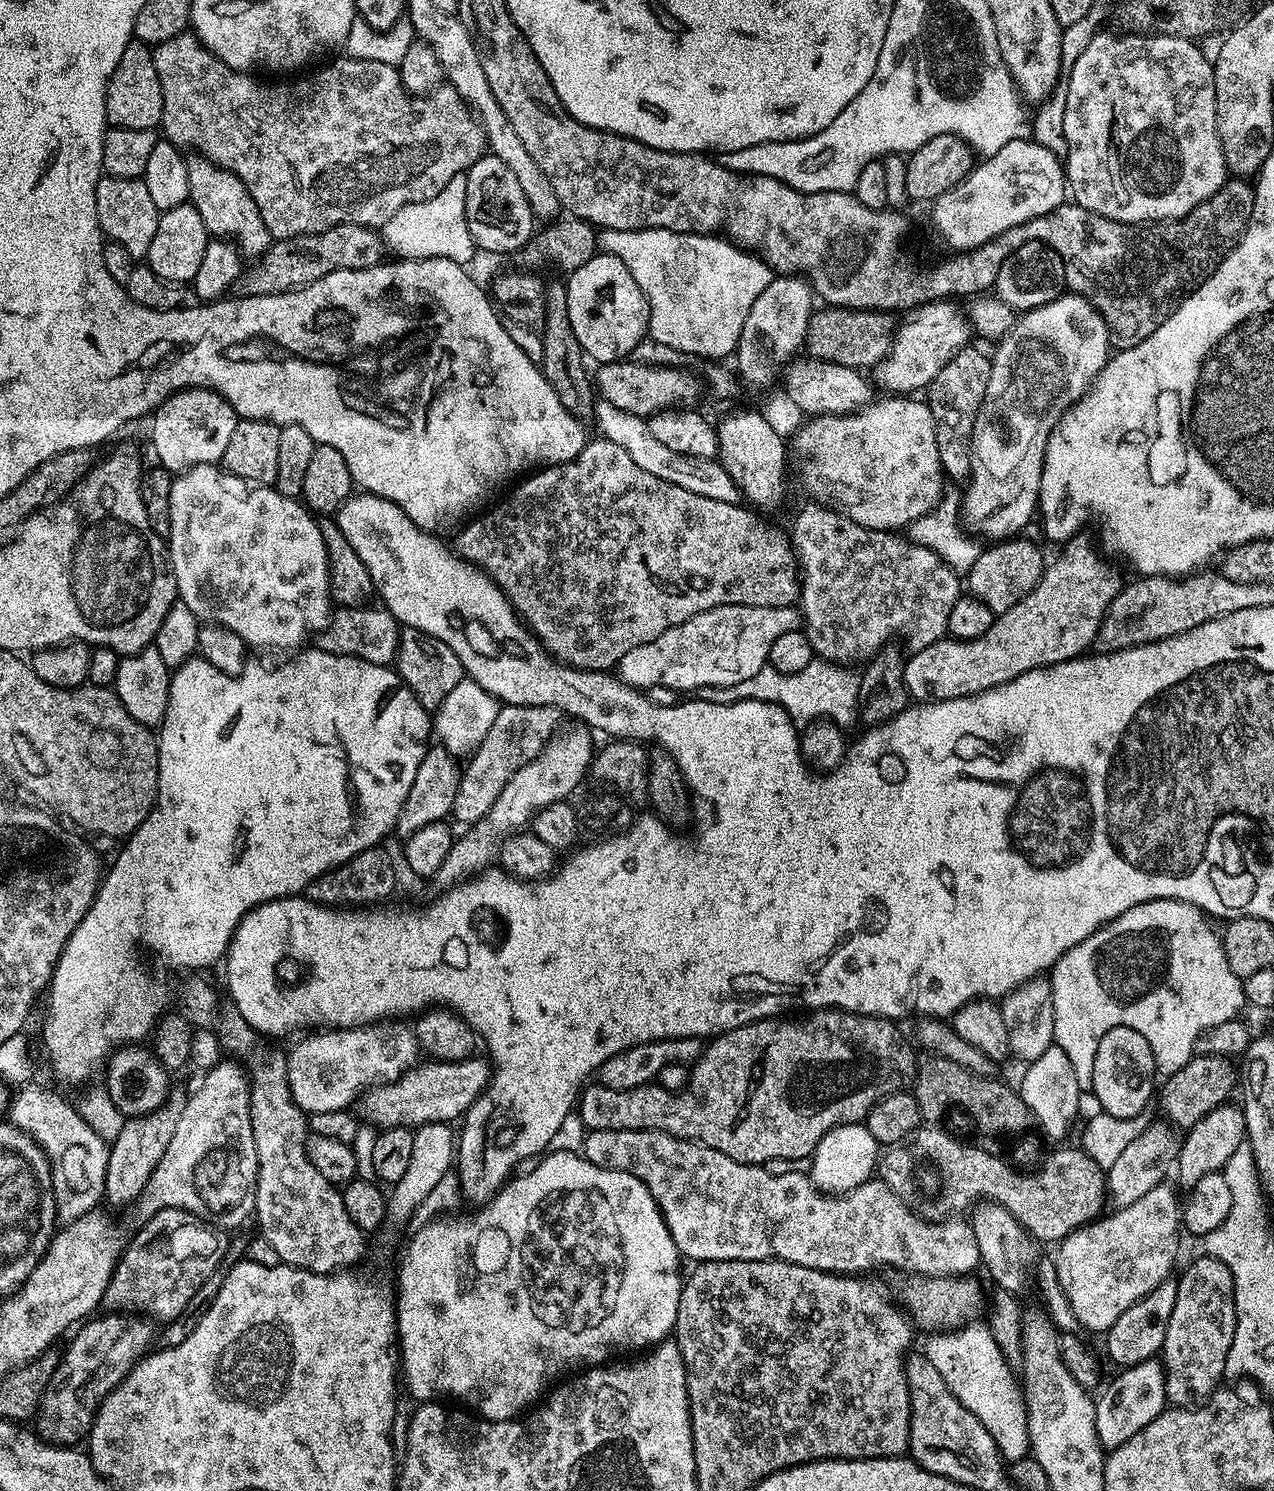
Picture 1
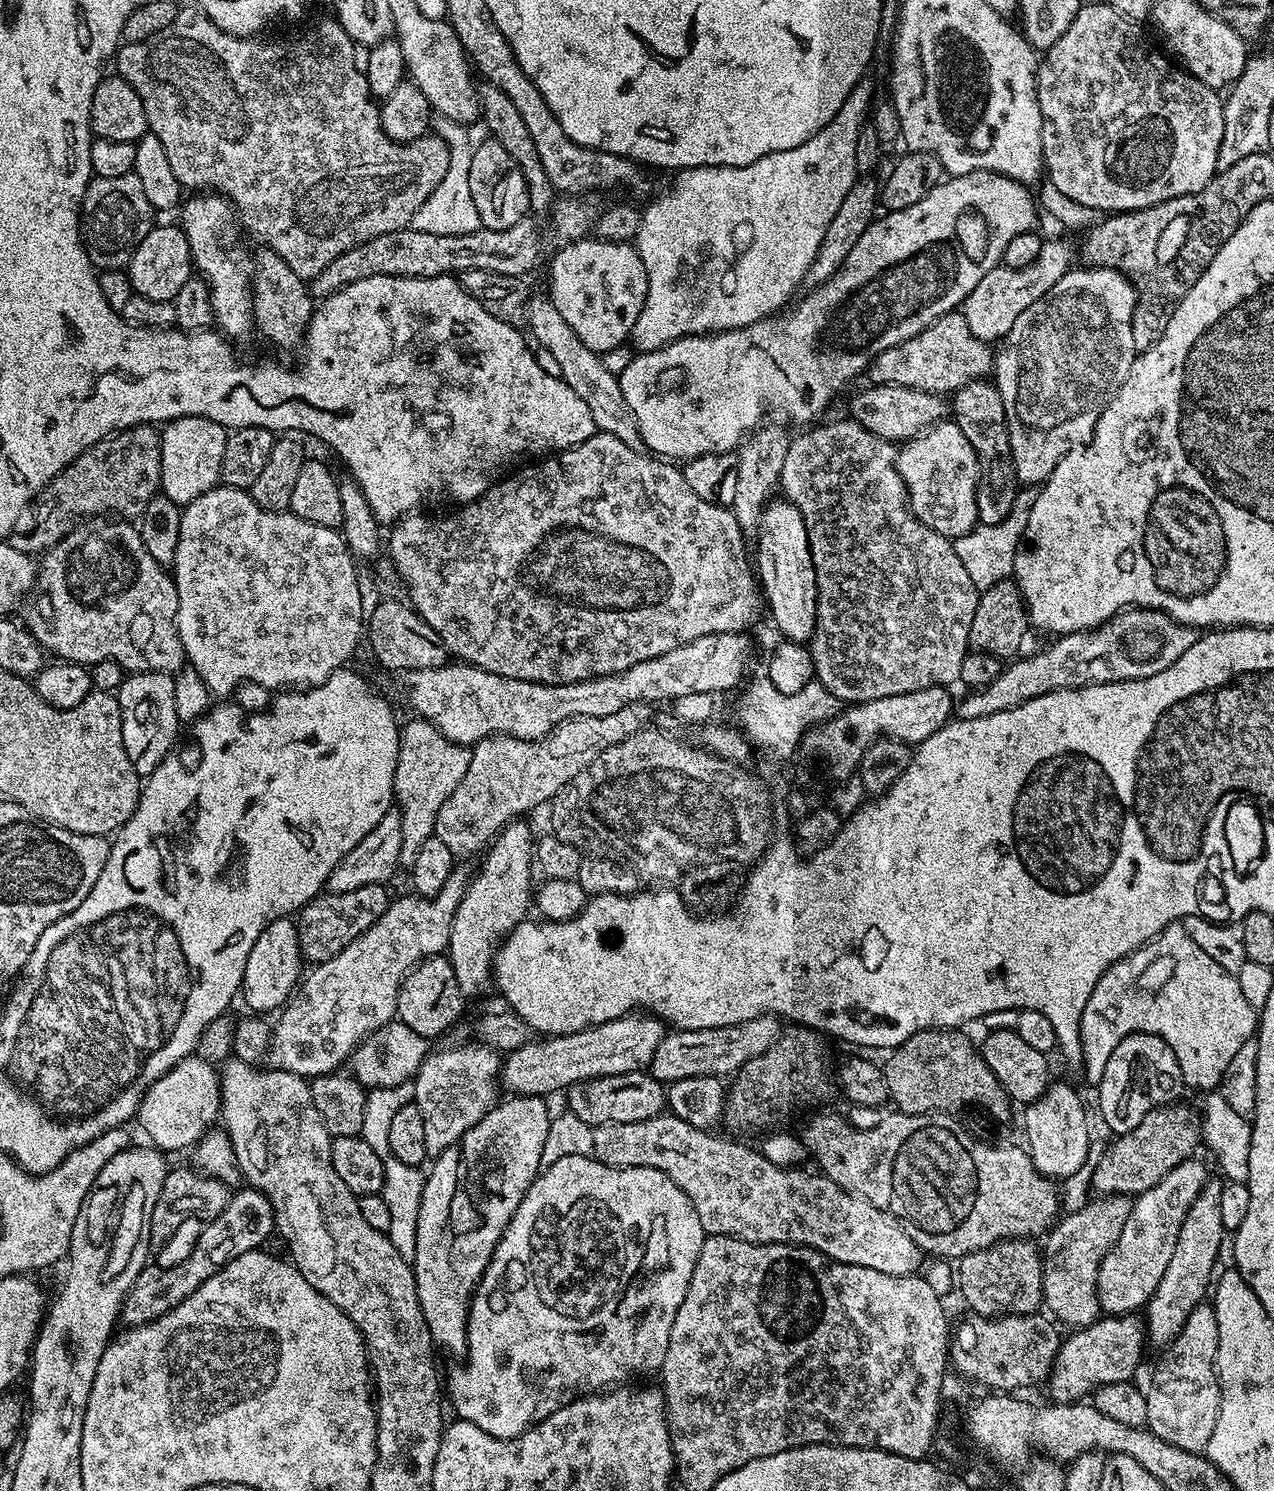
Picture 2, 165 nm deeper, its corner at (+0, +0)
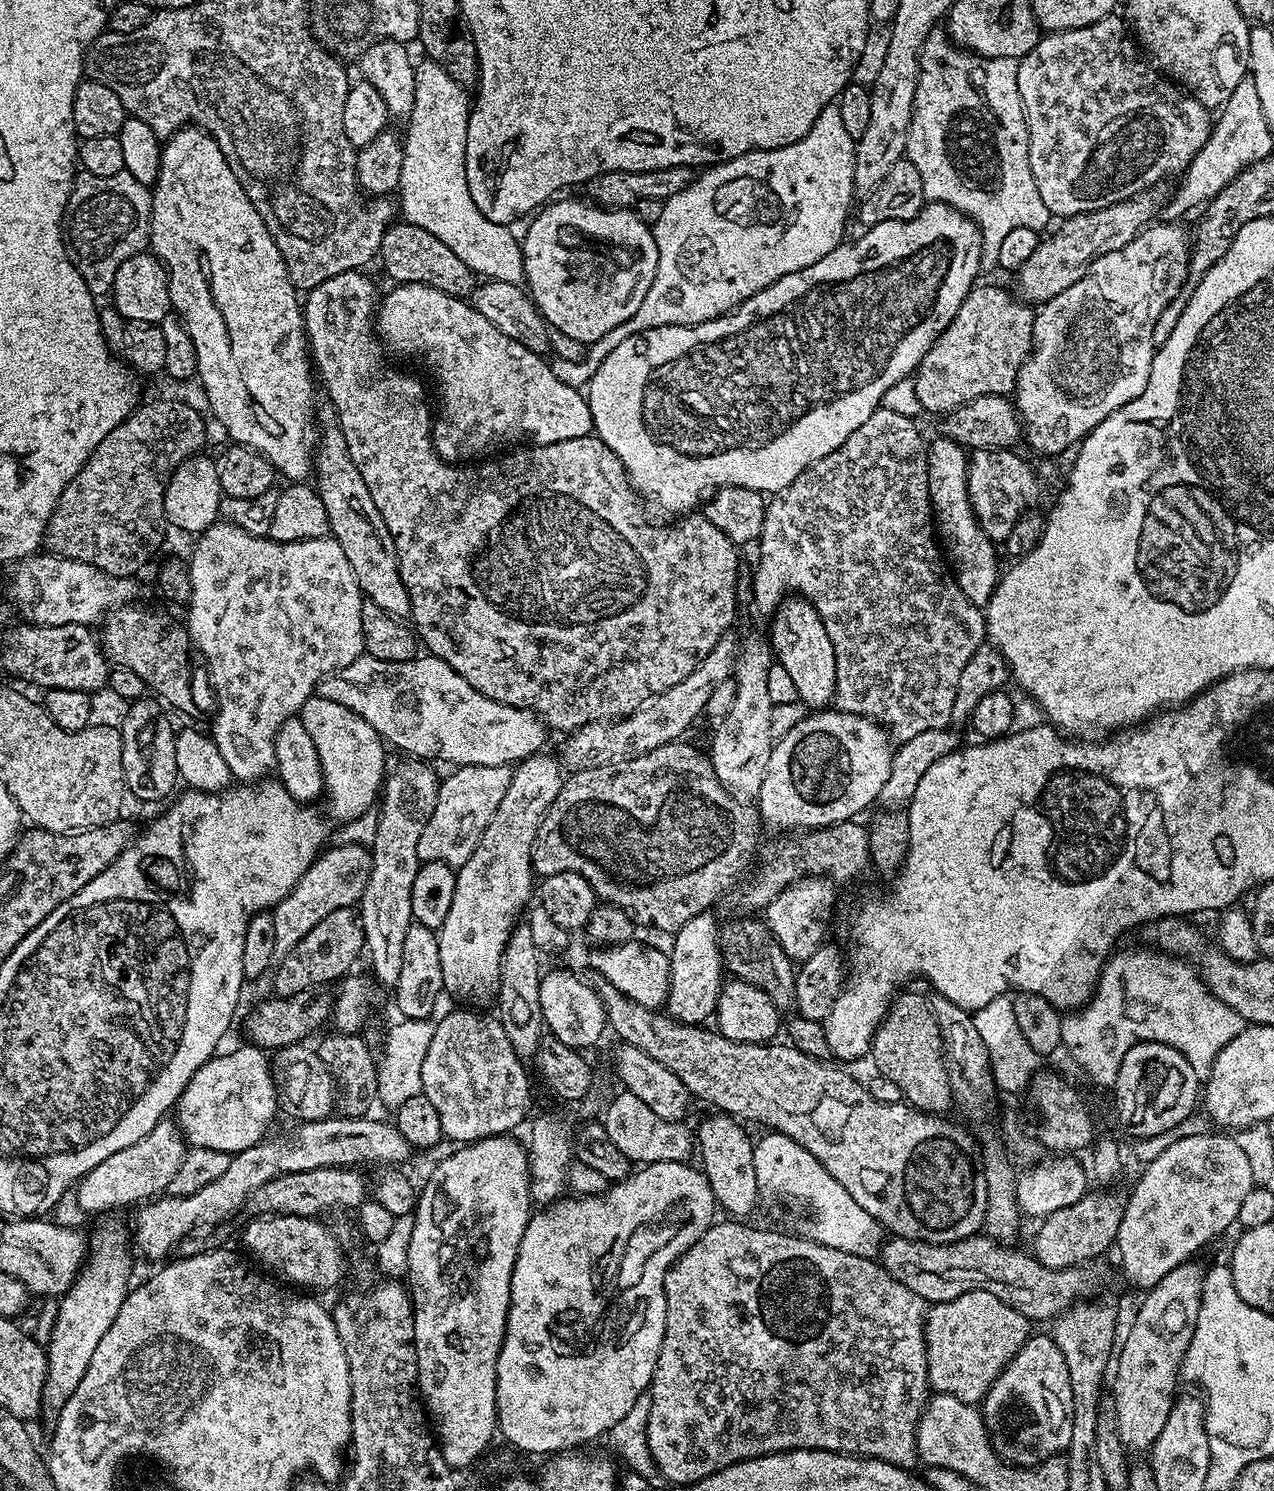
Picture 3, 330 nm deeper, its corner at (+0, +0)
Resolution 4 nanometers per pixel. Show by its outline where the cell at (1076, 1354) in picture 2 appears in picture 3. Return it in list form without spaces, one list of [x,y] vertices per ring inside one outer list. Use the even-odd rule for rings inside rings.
[[[1029,1335],[1022,1350],[1014,1354],[1014,1358],[998,1374],[998,1378],[988,1388],[982,1401],[984,1425],[992,1437],[992,1449],[1005,1460],[1022,1468],[1043,1465],[1045,1460],[1059,1457],[1070,1446],[1070,1426],[1074,1414],[1074,1398],[1070,1390],[1070,1370],[1066,1366],[1066,1358],[1062,1350],[1058,1350],[1051,1335]]]

